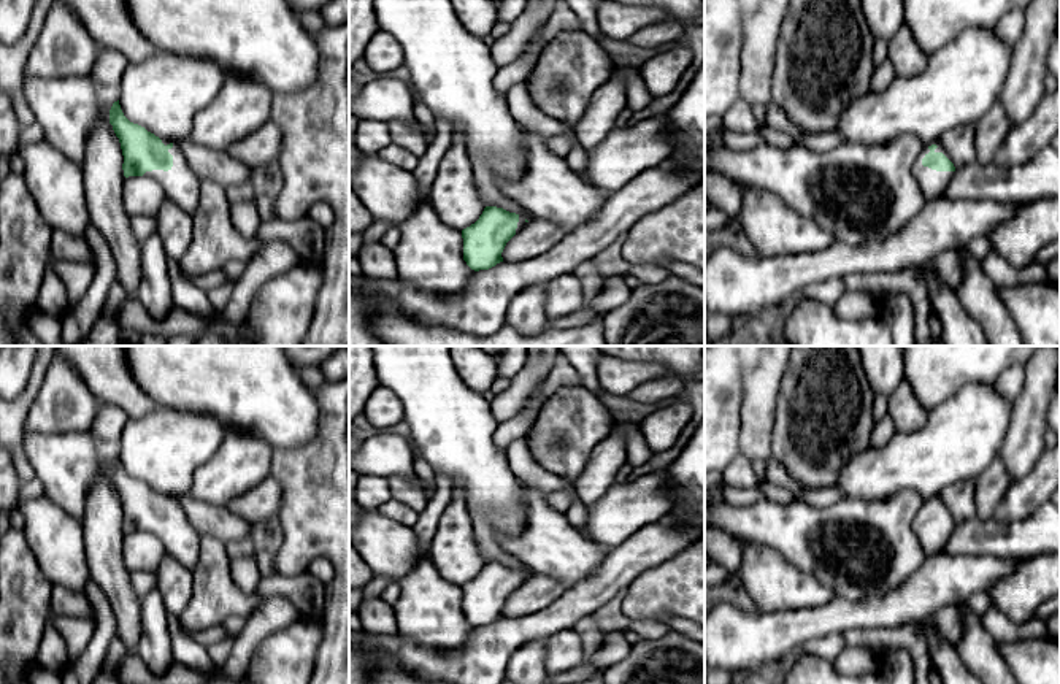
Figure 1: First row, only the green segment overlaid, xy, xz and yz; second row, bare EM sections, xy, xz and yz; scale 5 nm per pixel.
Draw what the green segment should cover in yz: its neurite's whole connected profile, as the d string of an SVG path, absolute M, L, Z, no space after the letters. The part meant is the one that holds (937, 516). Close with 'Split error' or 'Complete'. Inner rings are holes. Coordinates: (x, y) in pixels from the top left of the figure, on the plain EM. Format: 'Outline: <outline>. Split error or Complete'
Outline: M939 495L925 500L914 519L914 532L927 557L943 554L955 527L951 511Z. Split error

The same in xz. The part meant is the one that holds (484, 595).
Outline: M486 562L479 574L462 586L463 616L474 625L489 625L503 617L506 598L535 571L509 568L503 563Z. Split error

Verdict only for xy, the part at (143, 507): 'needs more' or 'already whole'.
needs more

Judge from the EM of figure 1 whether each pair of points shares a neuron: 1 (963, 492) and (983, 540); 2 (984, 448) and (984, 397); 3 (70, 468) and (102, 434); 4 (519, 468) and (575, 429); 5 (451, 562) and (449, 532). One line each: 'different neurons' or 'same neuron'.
1: different neurons
2: same neuron
3: different neurons
4: different neurons
5: same neuron

